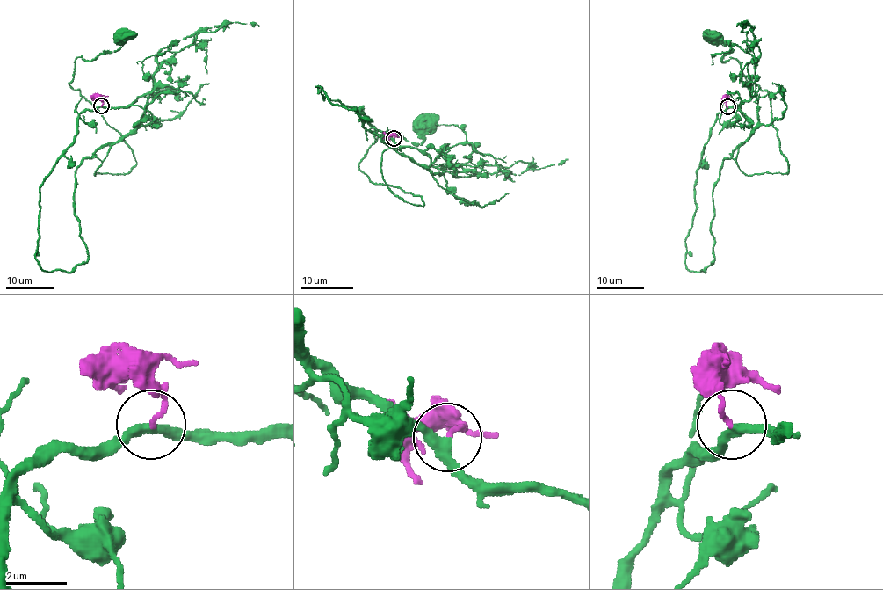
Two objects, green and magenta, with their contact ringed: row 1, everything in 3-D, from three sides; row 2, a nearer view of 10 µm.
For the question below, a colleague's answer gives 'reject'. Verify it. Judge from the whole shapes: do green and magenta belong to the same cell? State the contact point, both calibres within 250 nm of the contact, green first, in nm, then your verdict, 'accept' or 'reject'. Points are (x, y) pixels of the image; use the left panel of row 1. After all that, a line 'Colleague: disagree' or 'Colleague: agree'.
at (101, 105); 320 nm thick on the green side, 130 nm on the other; accept
Colleague: disagree

